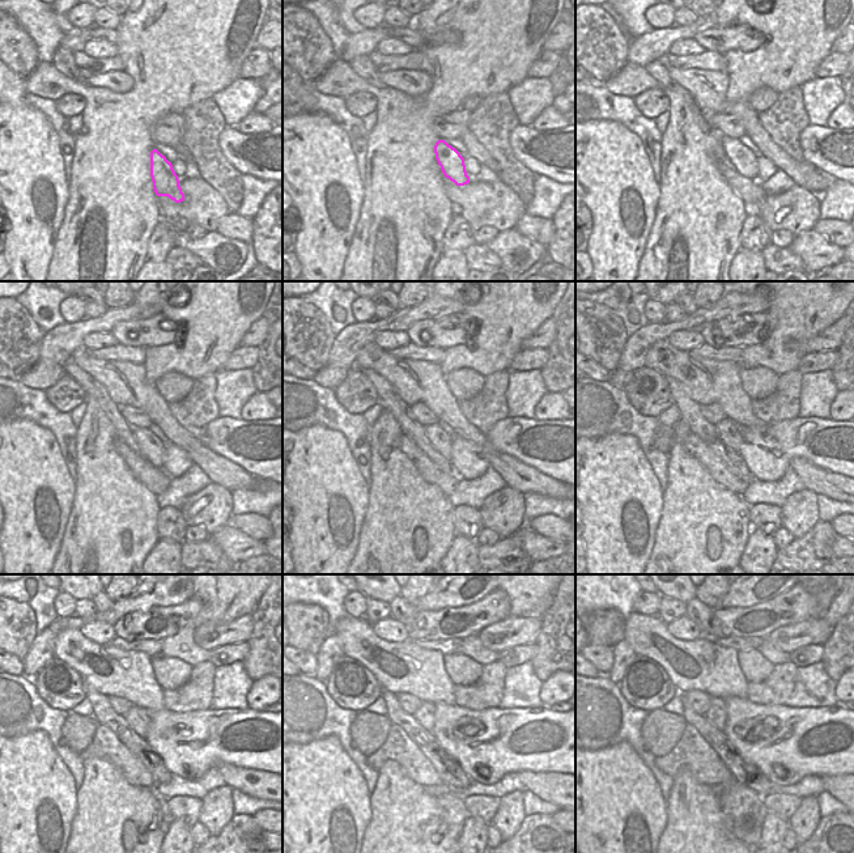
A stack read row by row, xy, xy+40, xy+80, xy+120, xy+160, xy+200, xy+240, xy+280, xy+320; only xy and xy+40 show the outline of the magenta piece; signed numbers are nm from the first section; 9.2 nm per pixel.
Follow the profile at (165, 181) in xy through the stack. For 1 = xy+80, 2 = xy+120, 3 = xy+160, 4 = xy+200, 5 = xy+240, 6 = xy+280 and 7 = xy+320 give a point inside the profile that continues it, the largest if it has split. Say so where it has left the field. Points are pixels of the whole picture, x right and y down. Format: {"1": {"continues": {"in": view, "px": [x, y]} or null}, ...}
{"1": {"continues": {"in": "xy+80", "px": [744, 161]}}, "2": {"continues": {"in": "xy+120", "px": [152, 449]}}, "3": {"continues": {"in": "xy+160", "px": [440, 438]}}, "4": {"continues": {"in": "xy+200", "px": [729, 431]}}, "5": {"continues": {"in": "xy+240", "px": [137, 718]}}, "6": {"continues": {"in": "xy+280", "px": [425, 714]}}, "7": {"continues": {"in": "xy+320", "px": [717, 713]}}}

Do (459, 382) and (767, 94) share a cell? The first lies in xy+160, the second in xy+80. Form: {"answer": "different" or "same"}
{"answer": "same"}

